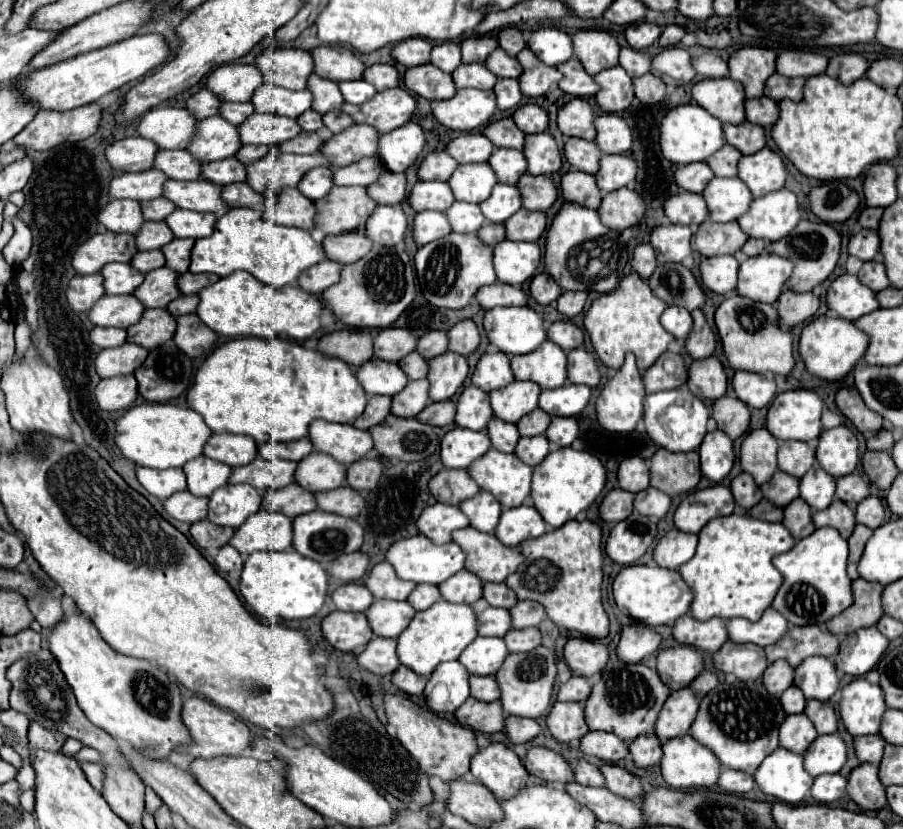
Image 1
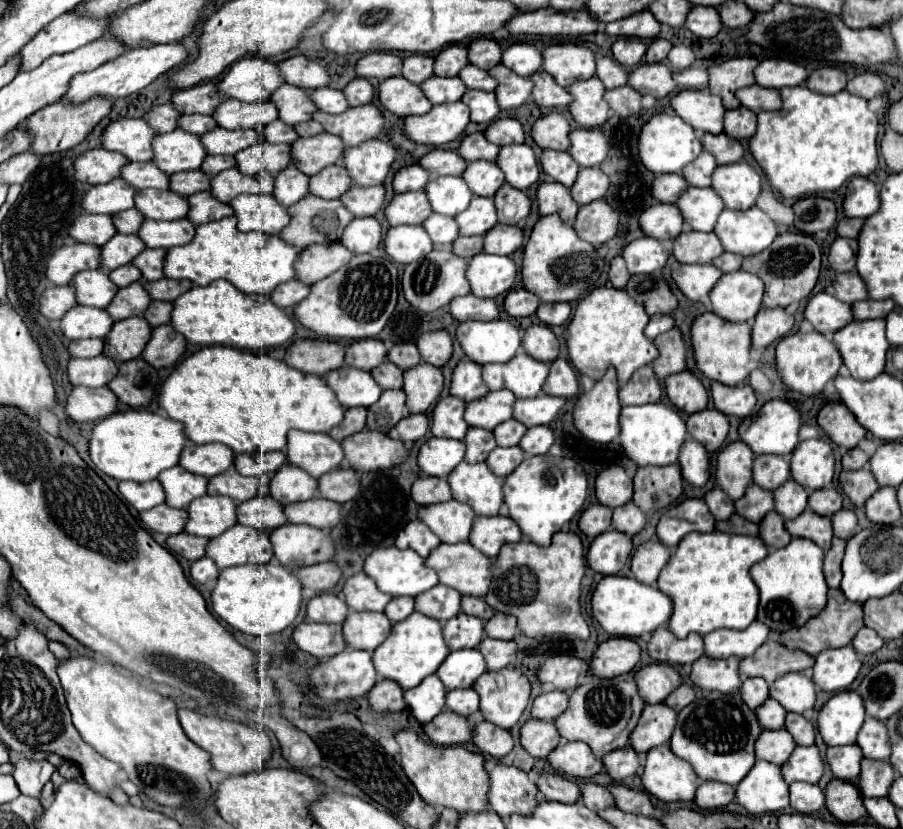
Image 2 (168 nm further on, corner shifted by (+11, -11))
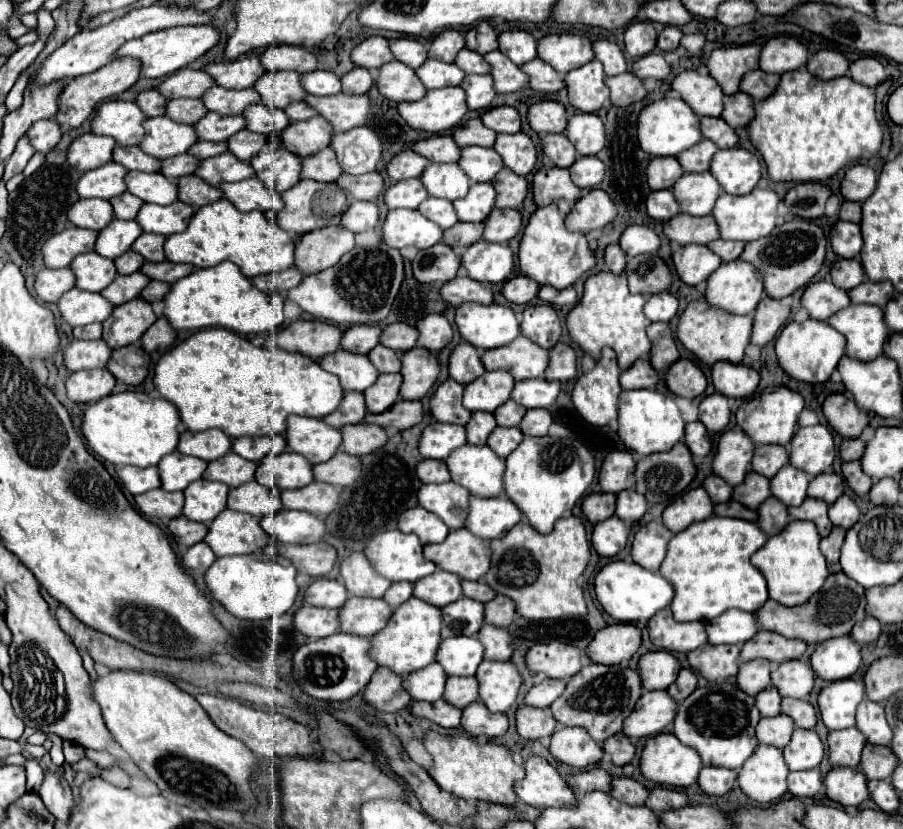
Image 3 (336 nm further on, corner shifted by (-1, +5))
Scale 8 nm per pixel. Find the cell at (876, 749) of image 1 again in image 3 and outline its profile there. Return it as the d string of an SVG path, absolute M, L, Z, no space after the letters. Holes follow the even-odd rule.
M846 728L846 730L830 732L828 750L830 750L832 766L858 768L864 746L866 746L866 738L858 728Z

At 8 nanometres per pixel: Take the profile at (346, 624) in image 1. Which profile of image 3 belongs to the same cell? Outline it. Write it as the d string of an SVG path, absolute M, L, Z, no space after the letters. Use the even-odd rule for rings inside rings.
M302 606L294 614L294 626L308 638L326 638L340 632L340 610Z

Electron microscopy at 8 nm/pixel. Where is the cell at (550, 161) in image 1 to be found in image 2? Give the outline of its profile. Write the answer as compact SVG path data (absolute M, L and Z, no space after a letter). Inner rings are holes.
M526 144L502 146L496 164L504 172L504 178L512 188L526 190L538 182L538 162L534 158L532 148Z

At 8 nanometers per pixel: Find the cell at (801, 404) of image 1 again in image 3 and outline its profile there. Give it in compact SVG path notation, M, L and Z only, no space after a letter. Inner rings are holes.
M766 388L758 396L758 406L742 420L742 430L756 444L788 444L798 430L798 416L804 410L804 398L786 388Z

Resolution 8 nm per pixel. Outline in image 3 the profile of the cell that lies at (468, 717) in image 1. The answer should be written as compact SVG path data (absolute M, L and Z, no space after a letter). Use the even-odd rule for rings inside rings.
M438 700L438 702L414 702L412 714L420 716L420 718L428 718L428 720L440 724L442 728L458 728L460 720L462 720L462 710L454 708L446 700Z

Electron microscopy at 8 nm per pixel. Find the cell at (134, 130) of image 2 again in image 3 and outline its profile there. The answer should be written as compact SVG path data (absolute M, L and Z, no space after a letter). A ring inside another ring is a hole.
M108 100L98 108L92 120L92 132L112 136L120 146L134 146L144 140L144 118L136 102Z

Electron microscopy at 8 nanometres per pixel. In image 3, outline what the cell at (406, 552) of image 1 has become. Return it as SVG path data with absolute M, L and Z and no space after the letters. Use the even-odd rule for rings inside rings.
M386 530L368 542L364 554L374 564L376 572L390 582L416 582L436 572L436 564L424 558L422 548L418 536Z

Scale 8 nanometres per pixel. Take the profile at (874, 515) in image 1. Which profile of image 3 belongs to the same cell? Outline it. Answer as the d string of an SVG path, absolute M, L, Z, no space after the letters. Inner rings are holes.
M840 496L832 506L830 506L830 512L828 512L828 516L830 516L830 520L832 520L832 524L834 526L842 526L842 528L852 528L856 522L858 522L858 518L860 518L860 508L856 506L856 502L854 502L854 498L850 498L850 496Z

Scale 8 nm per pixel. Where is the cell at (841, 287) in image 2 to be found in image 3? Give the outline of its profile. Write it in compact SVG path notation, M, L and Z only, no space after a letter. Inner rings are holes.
M858 258L838 260L838 262L832 266L830 276L832 276L832 282L834 282L838 288L844 288L844 290L852 290L854 286L858 286L860 282L866 280L864 268L862 268L862 264L860 264Z

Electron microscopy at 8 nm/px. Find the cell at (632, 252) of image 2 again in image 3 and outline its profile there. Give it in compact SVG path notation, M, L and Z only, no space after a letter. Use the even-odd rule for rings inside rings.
M628 226L622 232L620 246L628 258L638 254L656 254L660 250L660 236L648 226Z

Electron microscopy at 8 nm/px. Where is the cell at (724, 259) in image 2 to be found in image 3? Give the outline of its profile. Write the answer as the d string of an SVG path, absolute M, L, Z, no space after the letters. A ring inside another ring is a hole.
M718 238L718 240L714 240L712 244L708 244L708 248L710 248L712 252L716 252L716 254L722 258L722 262L732 262L732 260L740 258L740 254L742 254L742 250L744 250L744 242Z

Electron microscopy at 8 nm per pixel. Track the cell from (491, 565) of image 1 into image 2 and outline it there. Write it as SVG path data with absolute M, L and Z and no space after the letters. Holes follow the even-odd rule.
M470 542L440 544L426 558L426 566L438 572L440 584L468 596L486 596L492 580L492 560L482 556Z

